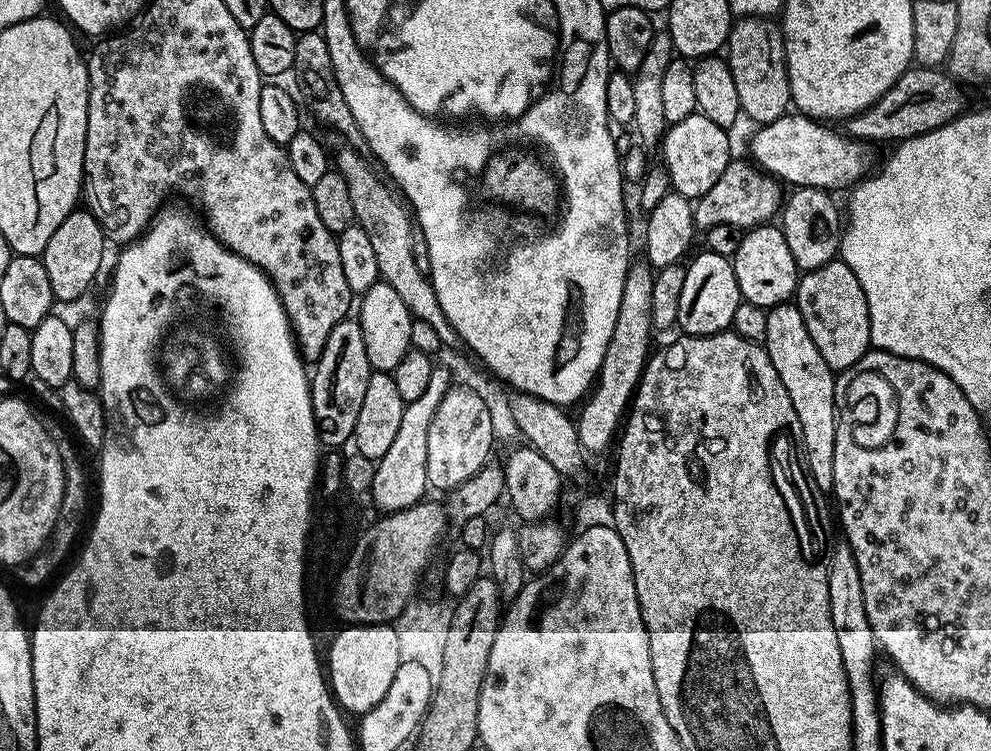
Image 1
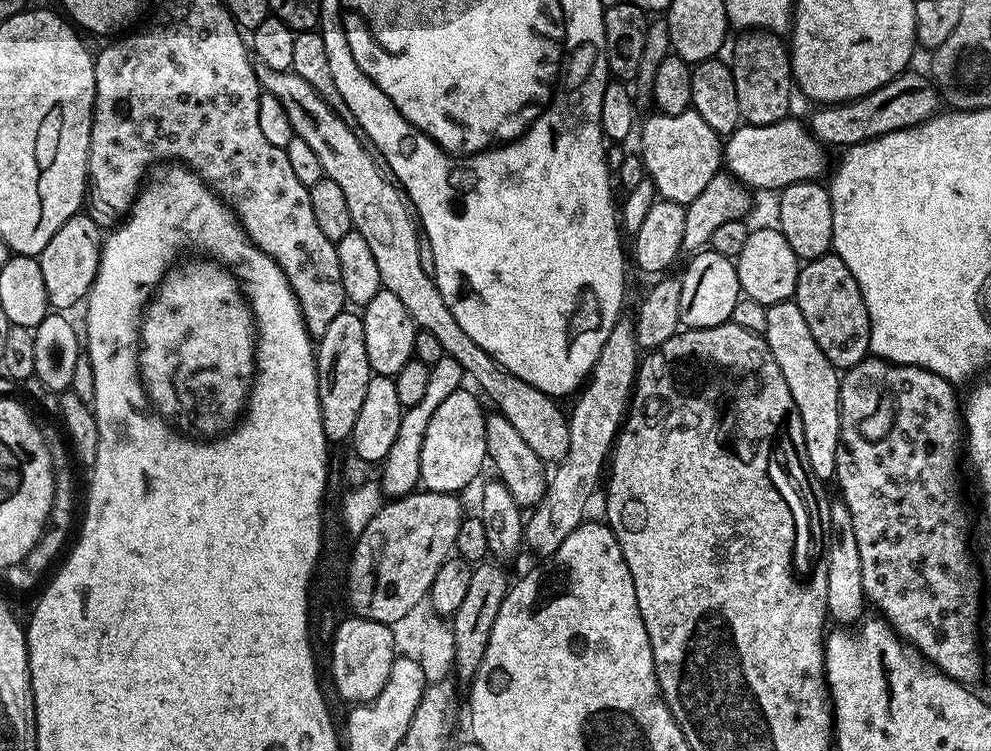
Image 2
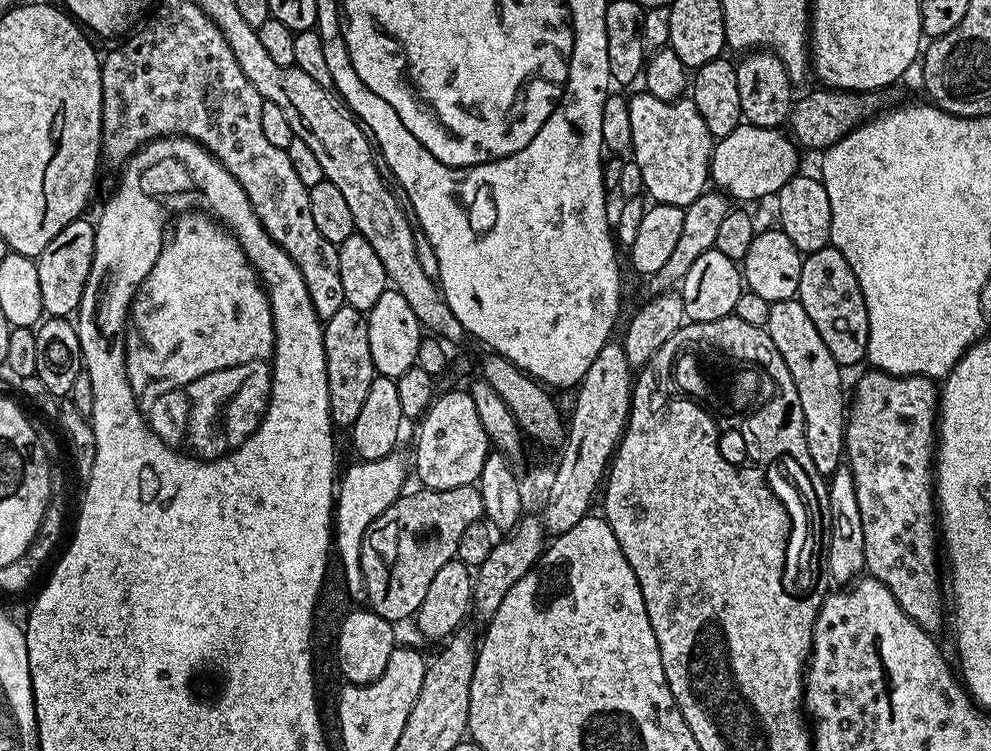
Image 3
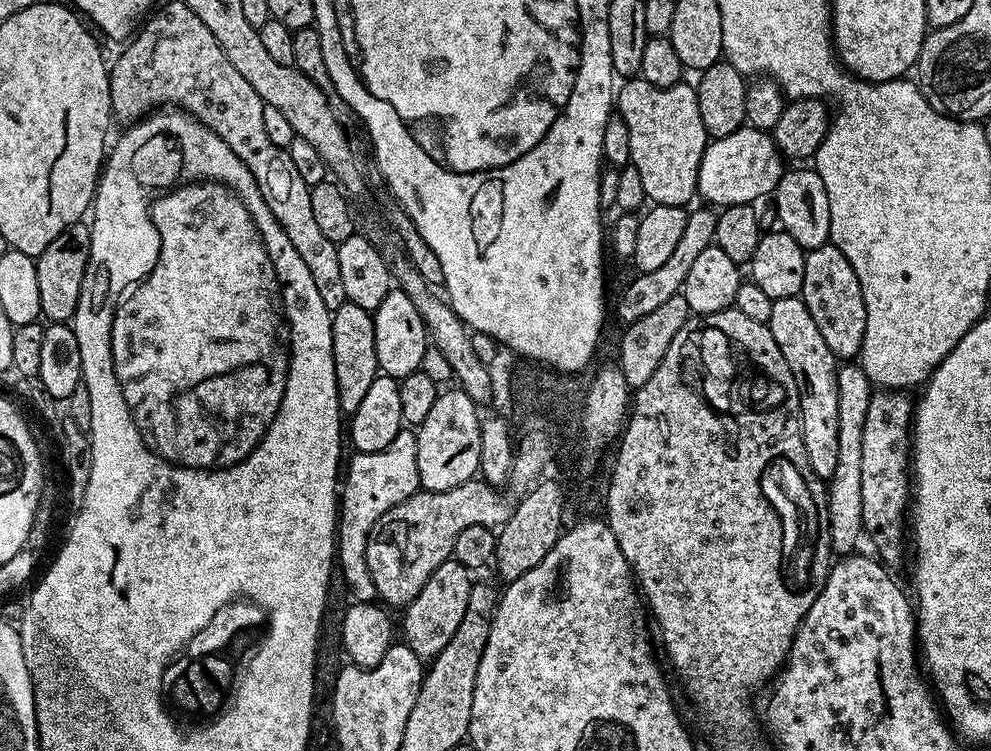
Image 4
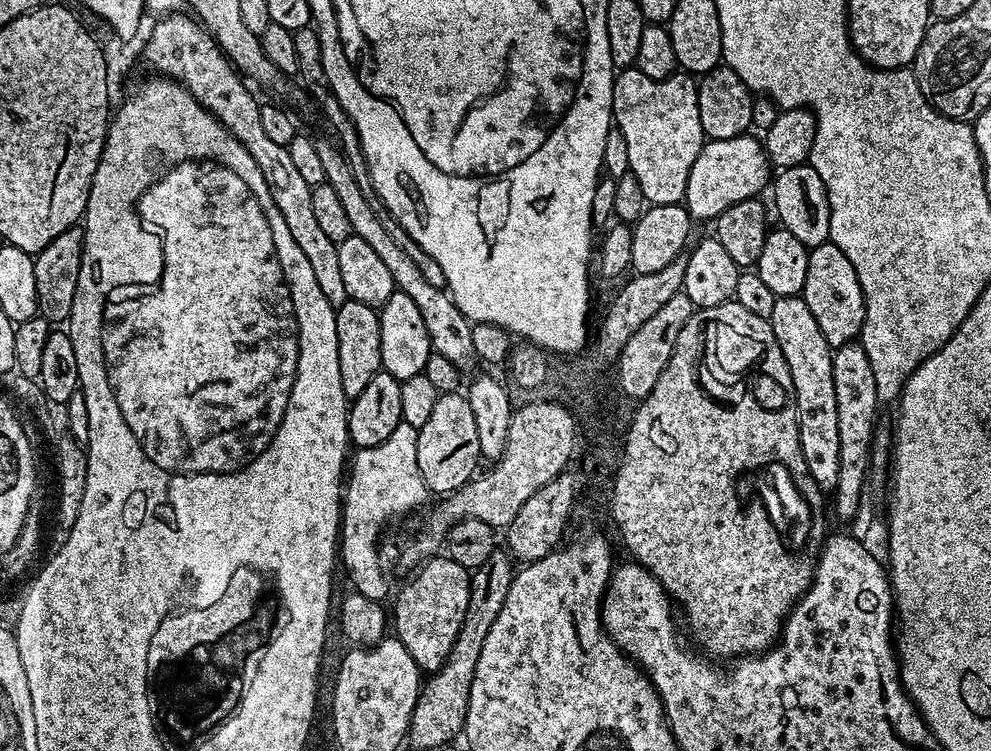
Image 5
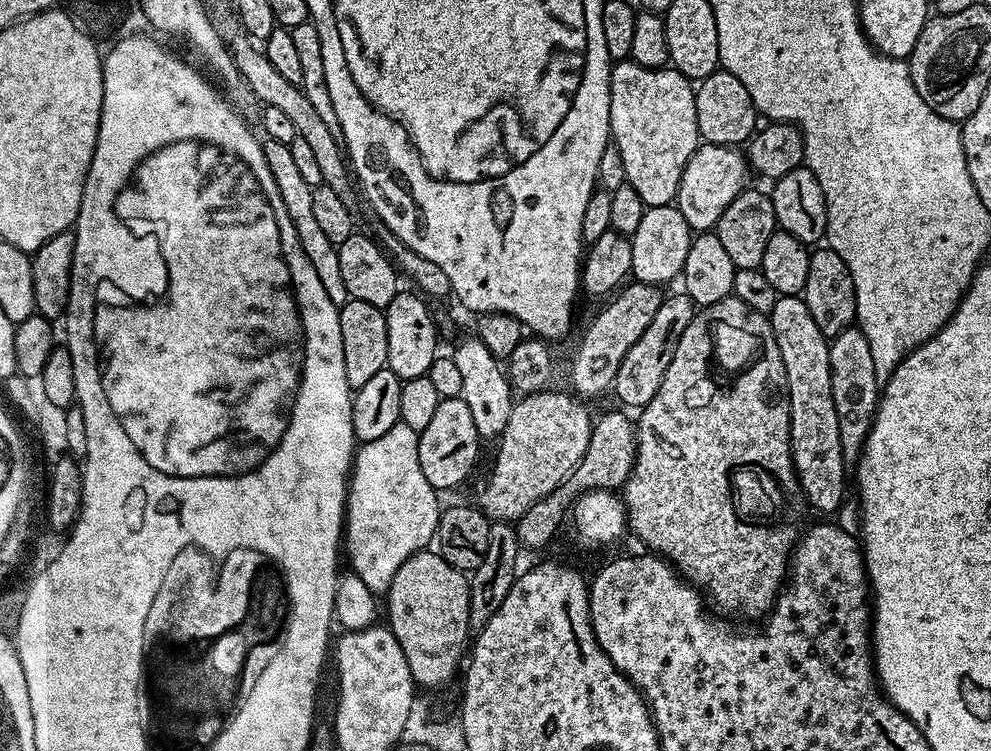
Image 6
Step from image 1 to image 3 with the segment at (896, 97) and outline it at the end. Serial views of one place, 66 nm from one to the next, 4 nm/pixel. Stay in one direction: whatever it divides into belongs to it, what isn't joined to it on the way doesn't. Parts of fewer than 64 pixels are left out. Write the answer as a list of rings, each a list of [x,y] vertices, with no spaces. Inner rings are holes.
[[[816,86],[813,92],[808,92],[804,97],[793,103],[787,118],[787,127],[790,135],[801,149],[817,148],[823,150],[834,146],[847,132],[865,123],[873,114],[879,113],[880,92],[841,92],[823,86]]]

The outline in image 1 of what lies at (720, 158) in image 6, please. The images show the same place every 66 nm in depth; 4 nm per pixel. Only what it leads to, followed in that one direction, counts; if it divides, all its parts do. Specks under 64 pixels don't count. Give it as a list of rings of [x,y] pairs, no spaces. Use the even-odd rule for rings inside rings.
[[[787,114],[757,127],[750,143],[750,160],[762,172],[796,188],[851,189],[871,173],[872,152],[867,143],[853,140],[841,131],[834,132],[827,123],[803,114]]]

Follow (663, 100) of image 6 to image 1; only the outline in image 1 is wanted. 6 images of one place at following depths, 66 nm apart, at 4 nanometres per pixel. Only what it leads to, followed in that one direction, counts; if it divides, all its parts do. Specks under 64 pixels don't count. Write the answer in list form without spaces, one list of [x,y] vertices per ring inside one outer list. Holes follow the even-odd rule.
[[[699,114],[682,118],[682,122],[671,125],[665,131],[663,148],[662,167],[668,171],[671,191],[689,198],[699,198],[706,194],[706,190],[710,190],[710,186],[718,182],[722,170],[726,170],[726,166],[734,158],[727,141],[727,131],[718,126],[718,122],[710,122],[710,118]]]

